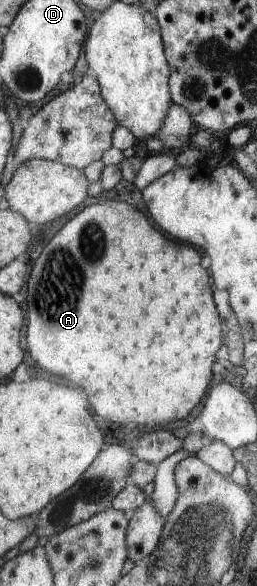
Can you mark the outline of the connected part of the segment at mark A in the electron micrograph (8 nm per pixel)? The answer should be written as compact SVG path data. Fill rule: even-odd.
M114 200L100 201L84 207L80 213L74 215L57 233L50 239L50 243L44 247L42 255L36 259L32 275L26 285L26 307L28 307L28 351L30 359L36 361L38 368L59 375L69 385L84 385L88 391L88 401L92 404L92 411L96 415L102 415L104 419L110 419L112 423L126 426L128 423L136 423L138 428L154 423L156 428L180 421L190 415L190 411L206 397L208 383L212 379L212 365L214 355L222 347L222 329L220 329L220 317L216 313L216 305L212 301L212 289L210 289L210 275L200 265L200 255L190 244L176 243L168 237L164 237L158 229L154 229L148 223L148 217L126 202Z

